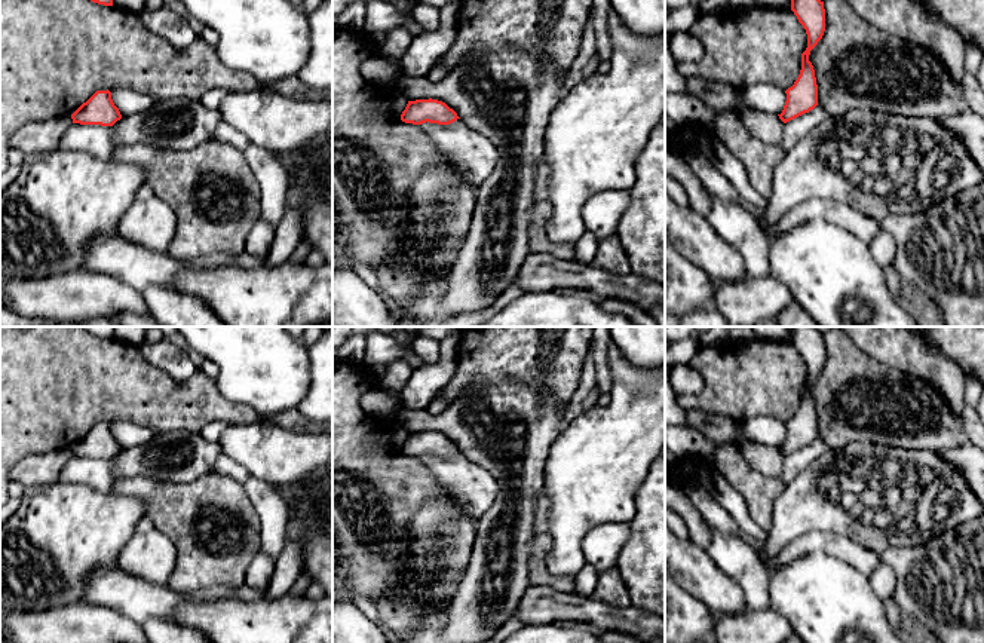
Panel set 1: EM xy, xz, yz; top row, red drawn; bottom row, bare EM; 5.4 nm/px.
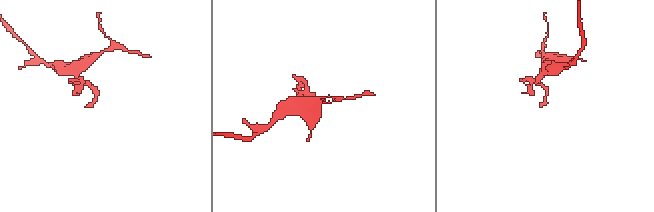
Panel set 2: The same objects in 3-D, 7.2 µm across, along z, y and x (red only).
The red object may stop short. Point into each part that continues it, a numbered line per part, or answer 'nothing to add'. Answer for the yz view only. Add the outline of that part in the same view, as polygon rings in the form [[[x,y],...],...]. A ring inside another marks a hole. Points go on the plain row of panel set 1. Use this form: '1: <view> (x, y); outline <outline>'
nothing to add

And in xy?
nothing to add

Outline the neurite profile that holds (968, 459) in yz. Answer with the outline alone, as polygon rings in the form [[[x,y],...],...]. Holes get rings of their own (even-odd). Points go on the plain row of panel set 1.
[[[968,443],[956,448],[937,450],[934,453],[962,472],[984,508],[984,450]]]

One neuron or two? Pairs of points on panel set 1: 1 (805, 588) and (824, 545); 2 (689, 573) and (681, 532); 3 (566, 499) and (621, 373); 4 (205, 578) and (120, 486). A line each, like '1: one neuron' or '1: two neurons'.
1: two neurons
2: two neurons
3: one neuron
4: one neuron

